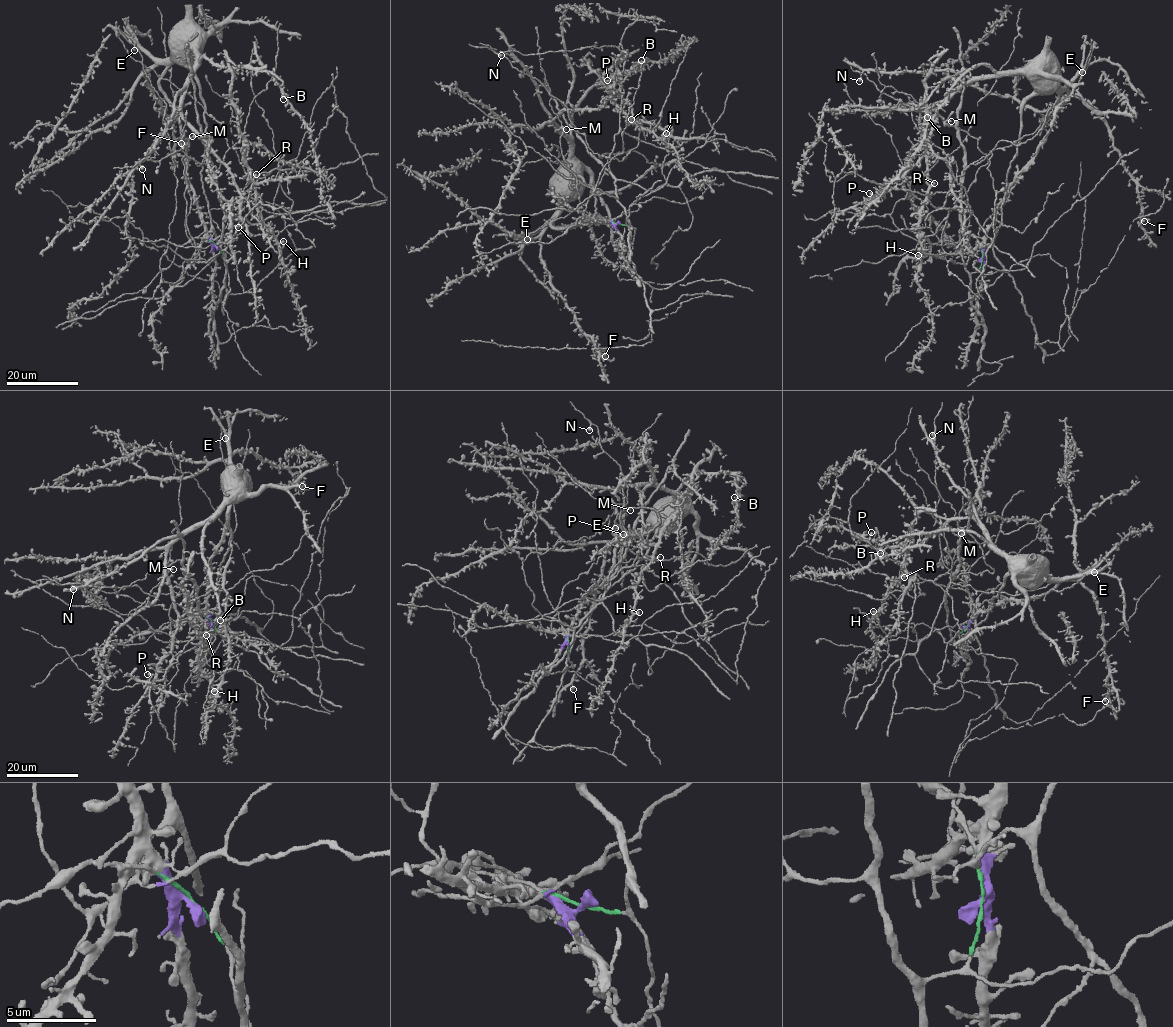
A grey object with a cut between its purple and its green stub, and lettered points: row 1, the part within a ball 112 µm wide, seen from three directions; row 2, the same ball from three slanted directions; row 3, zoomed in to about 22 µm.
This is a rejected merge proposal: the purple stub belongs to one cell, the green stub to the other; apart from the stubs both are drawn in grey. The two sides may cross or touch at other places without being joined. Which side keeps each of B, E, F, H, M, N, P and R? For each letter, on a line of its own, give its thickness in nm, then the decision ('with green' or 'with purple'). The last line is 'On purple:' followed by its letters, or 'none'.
B: 190 nm thick; with purple
E: 360 nm thick; with purple
F: 480 nm thick; with purple
H: 440 nm thick; with green
M: 280 nm thick; with green
N: 550 nm thick; with green
P: 380 nm thick; with purple
R: 320 nm thick; with green
On purple: B, E, F, P

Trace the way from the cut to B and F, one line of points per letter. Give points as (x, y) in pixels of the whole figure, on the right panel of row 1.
B: (982, 258), (1001, 220), (1022, 107), (1035, 88), (1022, 73), (972, 67), (949, 76), (946, 98), (927, 118)
F: (982, 258), (996, 208), (1045, 138), (1063, 90), (1088, 103), (1103, 121), (1138, 190), (1144, 222)

